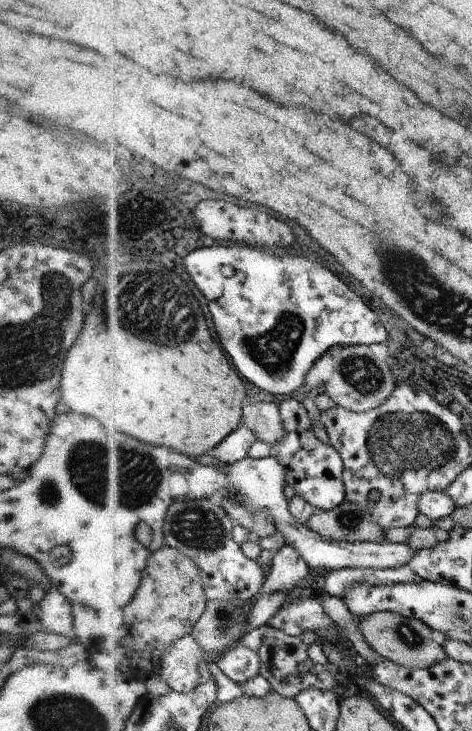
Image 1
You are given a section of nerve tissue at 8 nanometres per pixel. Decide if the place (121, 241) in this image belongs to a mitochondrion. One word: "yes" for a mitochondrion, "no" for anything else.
no

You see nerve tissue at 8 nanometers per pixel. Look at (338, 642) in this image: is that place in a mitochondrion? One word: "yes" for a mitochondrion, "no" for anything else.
no

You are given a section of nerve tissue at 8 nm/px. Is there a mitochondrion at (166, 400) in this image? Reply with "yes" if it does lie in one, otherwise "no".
no

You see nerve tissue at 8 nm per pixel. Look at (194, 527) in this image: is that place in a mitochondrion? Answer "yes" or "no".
yes

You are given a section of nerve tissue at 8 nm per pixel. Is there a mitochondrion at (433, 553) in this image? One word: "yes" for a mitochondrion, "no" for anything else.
no

